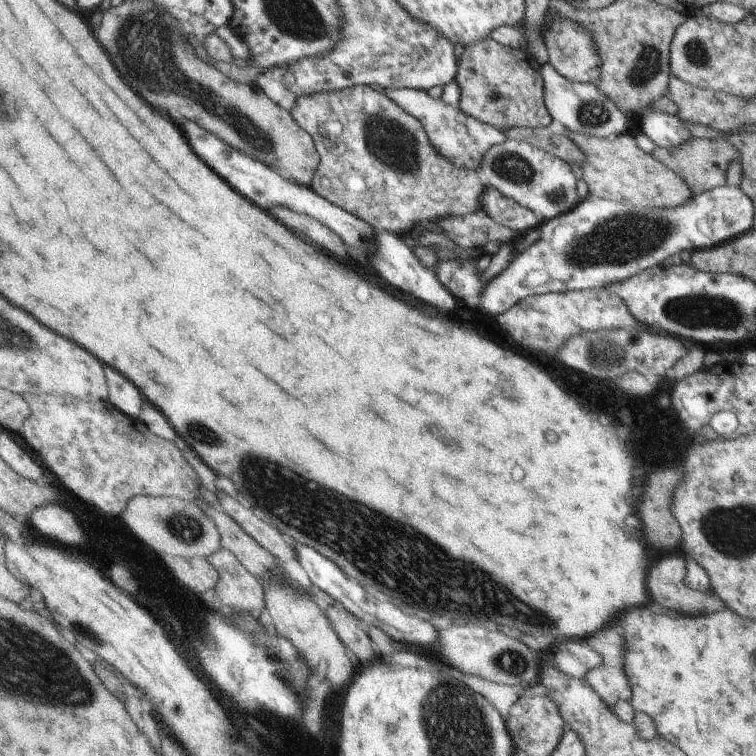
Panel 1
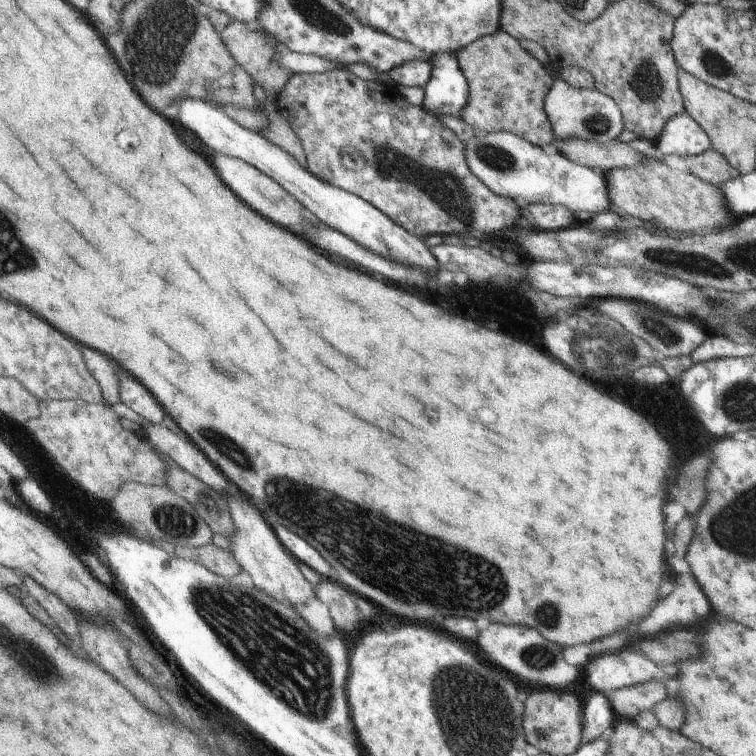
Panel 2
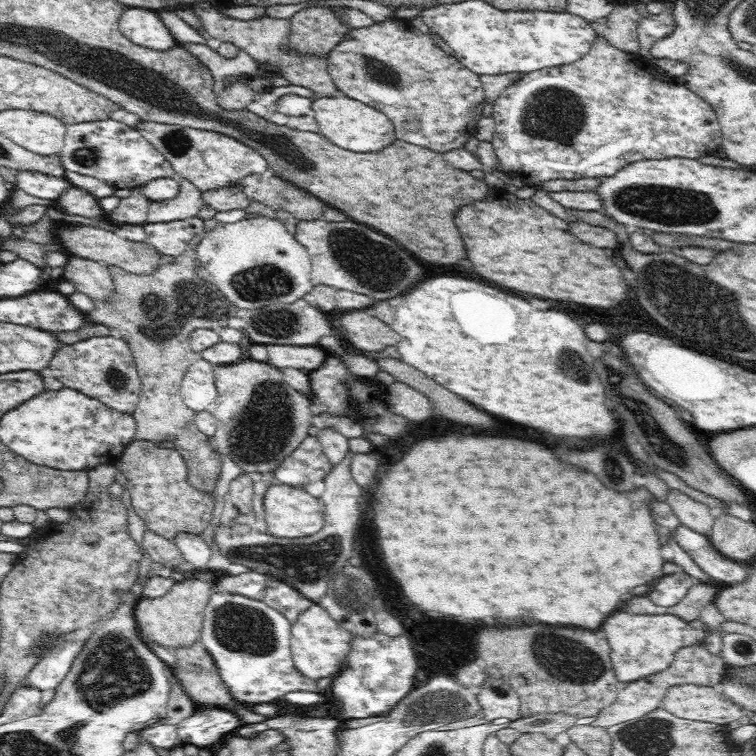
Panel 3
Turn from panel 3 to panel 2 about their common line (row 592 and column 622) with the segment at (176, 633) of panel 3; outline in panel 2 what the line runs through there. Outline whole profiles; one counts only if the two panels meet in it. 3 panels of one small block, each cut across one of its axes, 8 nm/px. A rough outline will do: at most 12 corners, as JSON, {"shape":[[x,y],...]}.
{"shape":[[662,158],[603,171],[609,204],[654,231],[728,228],[719,187]]}

